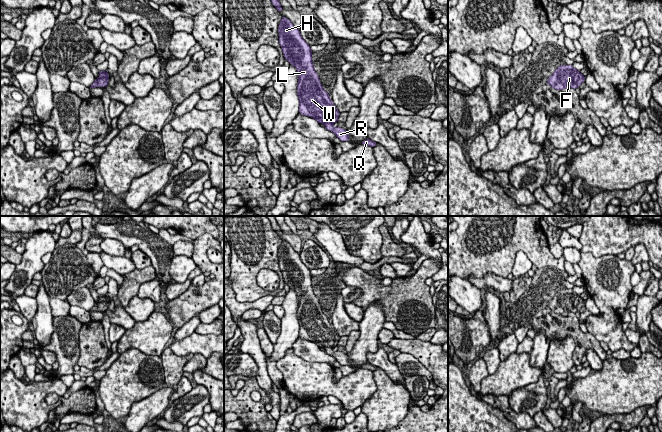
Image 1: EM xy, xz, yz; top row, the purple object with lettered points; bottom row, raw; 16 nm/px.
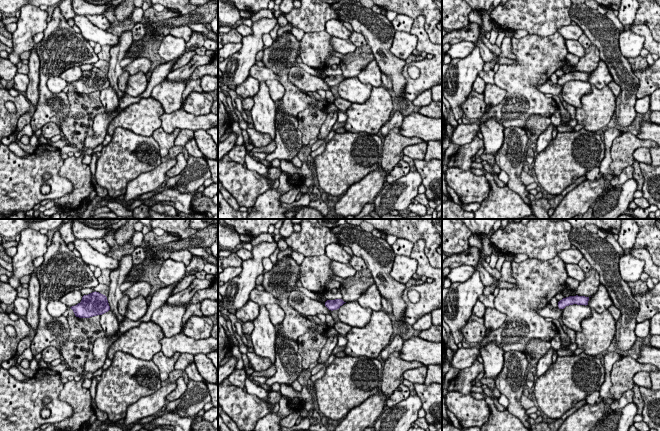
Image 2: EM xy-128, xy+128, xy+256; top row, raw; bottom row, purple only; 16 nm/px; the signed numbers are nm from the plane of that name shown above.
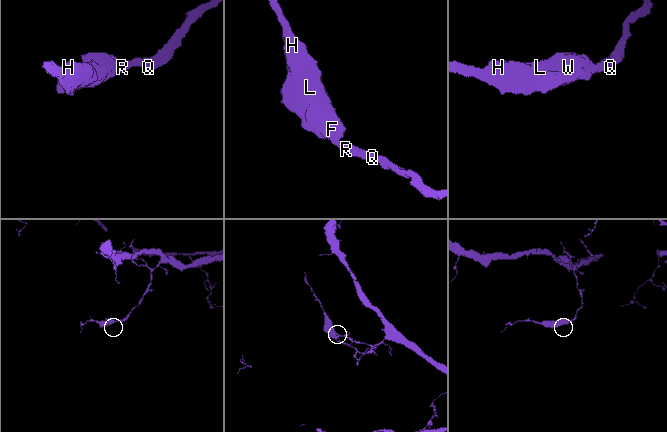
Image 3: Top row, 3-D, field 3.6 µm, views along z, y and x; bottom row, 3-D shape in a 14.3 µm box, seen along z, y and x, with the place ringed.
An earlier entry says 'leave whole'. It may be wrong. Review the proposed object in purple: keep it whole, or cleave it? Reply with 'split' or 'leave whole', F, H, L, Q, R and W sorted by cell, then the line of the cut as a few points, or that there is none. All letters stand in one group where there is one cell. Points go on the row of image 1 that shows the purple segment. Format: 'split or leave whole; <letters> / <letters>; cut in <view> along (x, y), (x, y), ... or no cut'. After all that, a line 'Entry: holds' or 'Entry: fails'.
leave whole; F H L Q R W; no cut
Entry: holds

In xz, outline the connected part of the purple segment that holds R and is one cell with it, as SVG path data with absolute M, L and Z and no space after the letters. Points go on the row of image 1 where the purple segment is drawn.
M284 16L279 23L278 32L284 58L297 69L299 113L324 124L341 141L350 141L347 130L333 127L338 122L340 112L323 89L314 70L310 45L301 37L300 30Z

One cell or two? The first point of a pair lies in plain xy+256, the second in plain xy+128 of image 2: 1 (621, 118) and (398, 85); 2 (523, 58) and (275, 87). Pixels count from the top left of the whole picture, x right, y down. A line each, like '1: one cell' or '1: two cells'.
1: one cell
2: two cells

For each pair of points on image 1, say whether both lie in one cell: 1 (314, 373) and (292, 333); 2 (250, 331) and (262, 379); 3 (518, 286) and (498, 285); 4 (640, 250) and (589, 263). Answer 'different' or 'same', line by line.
1: different
2: same
3: different
4: different

